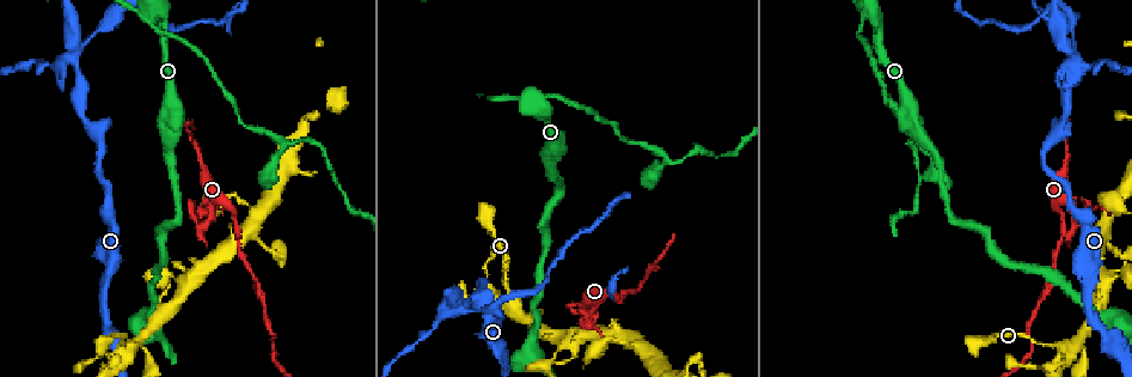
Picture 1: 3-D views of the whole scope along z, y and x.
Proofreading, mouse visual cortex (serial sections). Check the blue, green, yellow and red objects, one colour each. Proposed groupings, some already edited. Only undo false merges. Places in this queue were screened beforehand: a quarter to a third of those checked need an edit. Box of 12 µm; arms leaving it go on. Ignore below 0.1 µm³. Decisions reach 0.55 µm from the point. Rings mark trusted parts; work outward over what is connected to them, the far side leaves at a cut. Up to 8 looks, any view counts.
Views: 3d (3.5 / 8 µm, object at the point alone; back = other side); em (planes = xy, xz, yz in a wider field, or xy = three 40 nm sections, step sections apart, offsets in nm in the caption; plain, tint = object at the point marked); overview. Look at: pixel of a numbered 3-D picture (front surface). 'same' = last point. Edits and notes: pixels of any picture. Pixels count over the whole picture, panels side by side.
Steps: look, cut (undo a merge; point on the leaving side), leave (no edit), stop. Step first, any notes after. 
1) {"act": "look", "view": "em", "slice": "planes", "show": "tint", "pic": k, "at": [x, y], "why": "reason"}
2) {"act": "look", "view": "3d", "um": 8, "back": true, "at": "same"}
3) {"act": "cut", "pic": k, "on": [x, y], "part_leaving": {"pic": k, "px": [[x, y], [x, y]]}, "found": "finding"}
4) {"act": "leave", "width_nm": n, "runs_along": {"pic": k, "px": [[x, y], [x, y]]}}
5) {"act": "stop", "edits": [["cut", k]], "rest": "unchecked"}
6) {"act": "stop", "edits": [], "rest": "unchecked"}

{"act": "look", "view": "3d", "um": 8, "pic": 1, "at": [861, 20], "why": "thick turns thin"}

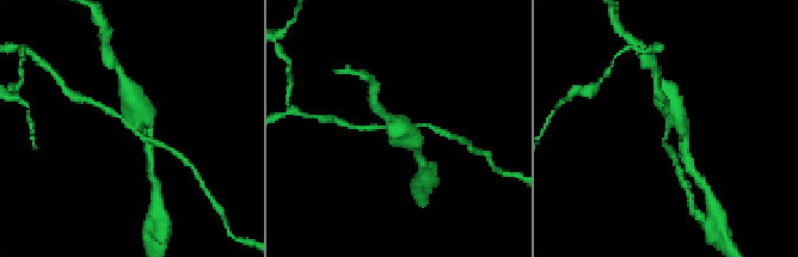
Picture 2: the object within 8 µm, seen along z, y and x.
{"act": "look", "view": "em", "slice": "xy", "step": 3, "show": "tint", "pic": 2, "at": [666, 125]}

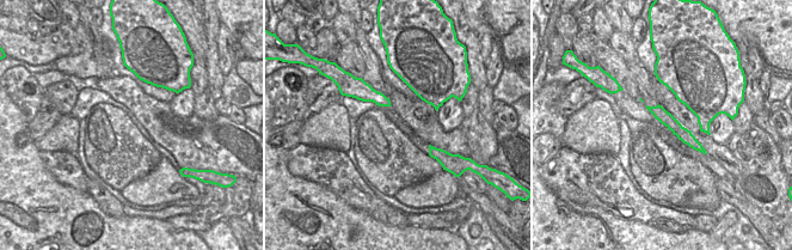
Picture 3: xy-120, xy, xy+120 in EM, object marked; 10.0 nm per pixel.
{"act": "cut", "pic": 2, "on": [108, 110], "part_leaving": {"pic": 2, "px": [[135, 129], [176, 152]]}, "found": "two cells meet here"}

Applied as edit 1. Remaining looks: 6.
{"act": "look", "view": "3d", "um": 8, "pic": 1, "at": [615, 301], "why": "calibre changes"}

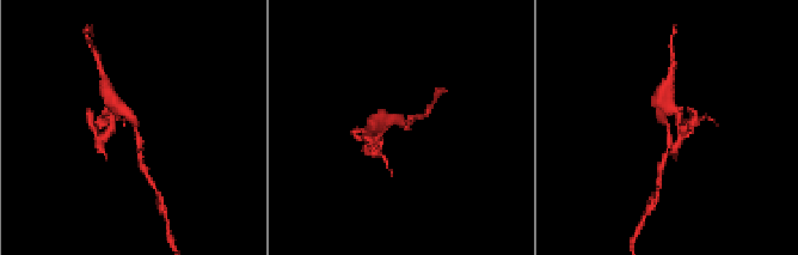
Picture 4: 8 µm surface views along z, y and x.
{"act": "look", "view": "em", "slice": "xy", "step": 1, "show": "tint", "pic": 4, "at": [400, 125], "arm_widths_nm": [150, 350]}

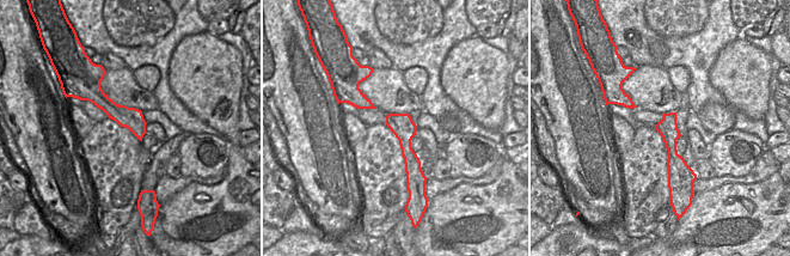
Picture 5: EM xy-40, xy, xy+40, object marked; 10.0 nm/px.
{"act": "leave", "width_nm": 240, "runs_along": {"pic": 4, "px": [[112, 99], [134, 122], [139, 159]]}, "found": "all the same cell"}

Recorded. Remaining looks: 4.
{"act": "look", "view": "3d", "um": 8, "pic": 1, "at": [76, 50], "why": "four-way junction"}

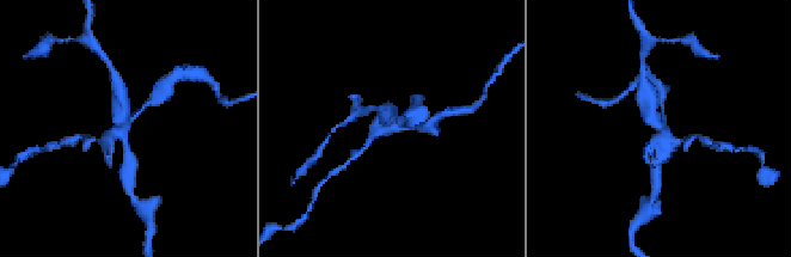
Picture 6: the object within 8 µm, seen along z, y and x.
{"act": "look", "view": "3d", "um": 3.5, "pic": 6, "at": [660, 127]}

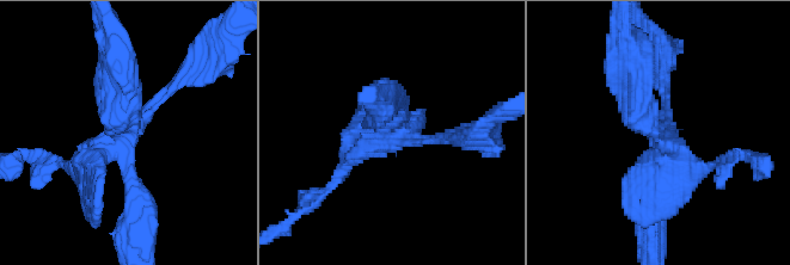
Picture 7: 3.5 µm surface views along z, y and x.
{"act": "look", "view": "em", "slice": "xy", "step": 3, "show": "tint", "pic": 7, "at": [395, 134], "why": "shape alone is not enough"}

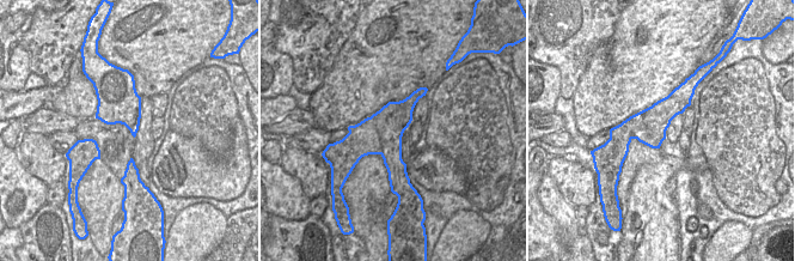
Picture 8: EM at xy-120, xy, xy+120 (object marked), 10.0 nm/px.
{"act": "cut", "pic": 7, "on": [643, 177], "part_leaving": {"pic": 7, "px": [[666, 143], [666, 55]]}, "found": "two cells meet here"}

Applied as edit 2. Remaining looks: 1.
{"act": "stop", "edits": [["cut", 2], ["cut", 7]], "rest": "unchecked"}

